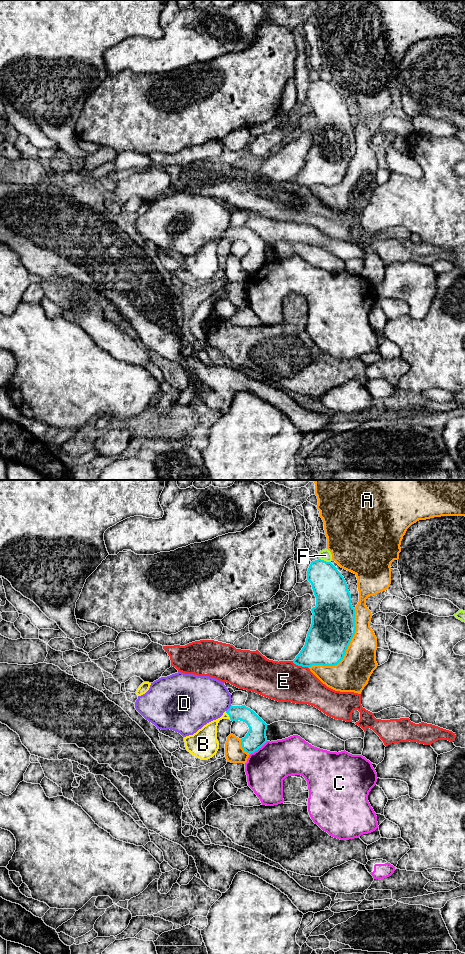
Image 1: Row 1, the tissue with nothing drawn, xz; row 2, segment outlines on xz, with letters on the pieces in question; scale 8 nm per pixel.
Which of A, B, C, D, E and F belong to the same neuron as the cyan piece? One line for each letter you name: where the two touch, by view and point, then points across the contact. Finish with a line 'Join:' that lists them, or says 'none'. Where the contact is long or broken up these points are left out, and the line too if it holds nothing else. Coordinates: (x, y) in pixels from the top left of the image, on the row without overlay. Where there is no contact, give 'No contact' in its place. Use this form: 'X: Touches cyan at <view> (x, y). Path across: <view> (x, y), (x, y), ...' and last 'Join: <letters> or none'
B: Touches cyan at xz (228, 234). Path across: xz (256, 245), (245, 234), (228, 234), (220, 238), (206, 256)
Join: B

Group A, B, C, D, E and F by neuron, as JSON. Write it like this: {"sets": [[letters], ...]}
{"sets": [["A"], ["B"], ["C"], ["D"], ["E"], ["F"]]}

